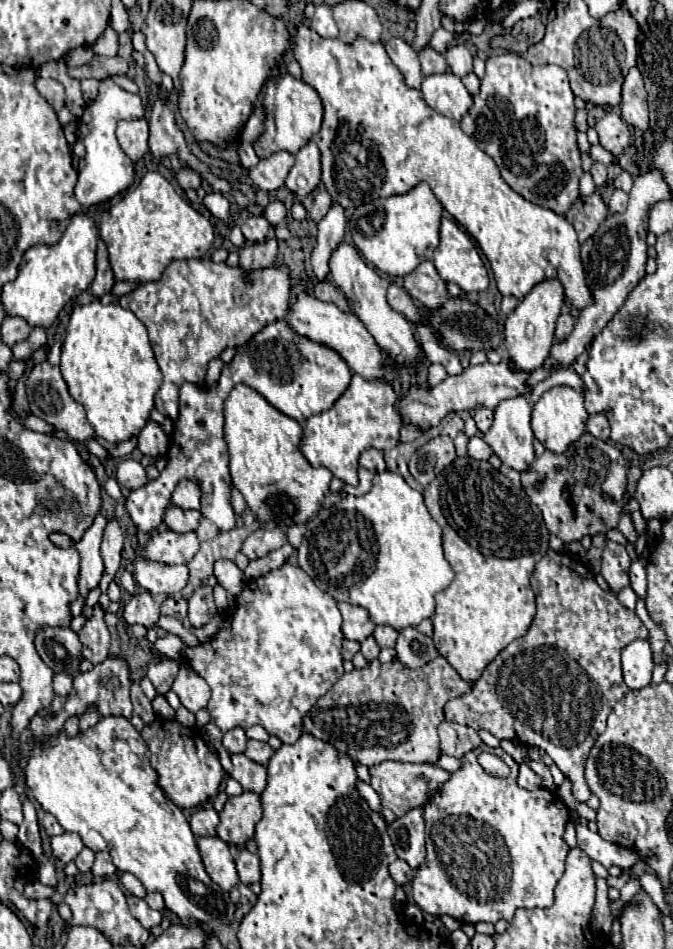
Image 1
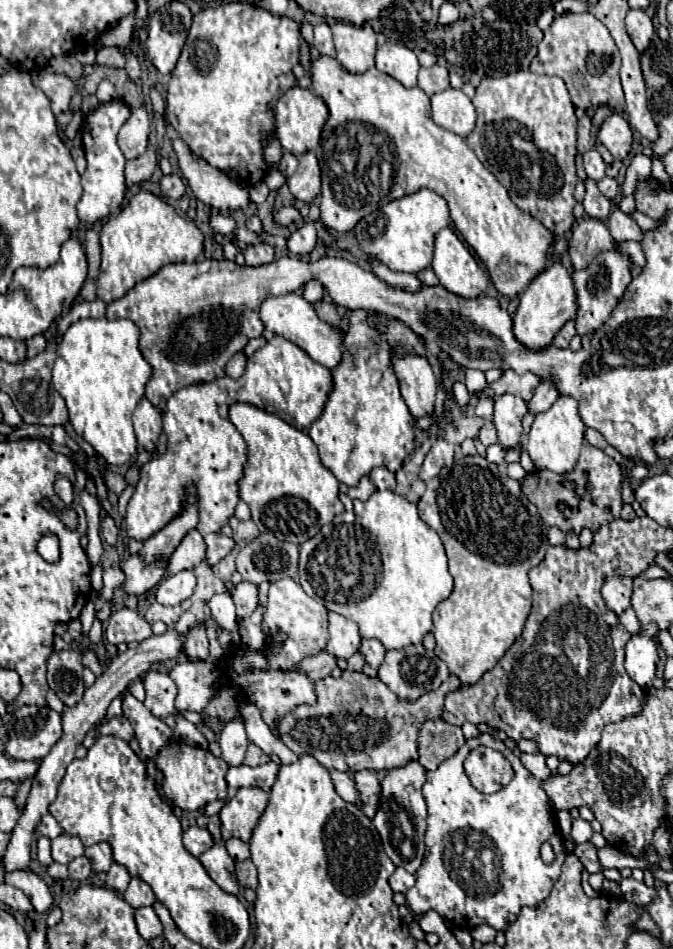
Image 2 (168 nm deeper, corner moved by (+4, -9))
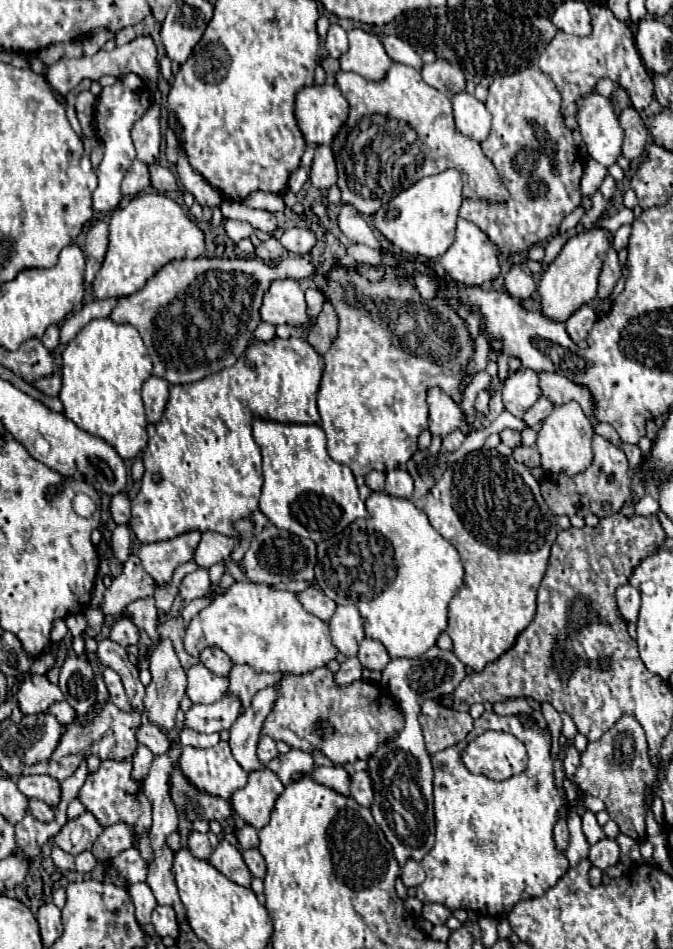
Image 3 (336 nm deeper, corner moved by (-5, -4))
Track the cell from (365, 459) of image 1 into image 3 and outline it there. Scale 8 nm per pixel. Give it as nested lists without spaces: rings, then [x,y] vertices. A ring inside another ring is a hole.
[[[395,469],[395,471],[387,471],[387,483],[385,483],[385,491],[389,495],[395,495],[395,497],[411,497],[413,493],[413,479],[407,471],[401,471],[401,469]]]

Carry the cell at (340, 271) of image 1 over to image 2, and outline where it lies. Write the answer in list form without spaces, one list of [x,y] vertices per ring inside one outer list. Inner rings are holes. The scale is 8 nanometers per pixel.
[[[394,356],[394,370],[400,382],[402,398],[414,418],[432,416],[436,400],[436,376],[432,366],[422,356]]]

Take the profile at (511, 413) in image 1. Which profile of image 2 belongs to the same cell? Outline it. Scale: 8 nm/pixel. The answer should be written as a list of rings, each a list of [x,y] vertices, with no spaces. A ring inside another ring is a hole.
[[[502,394],[494,402],[494,424],[498,430],[498,442],[504,448],[512,448],[522,442],[522,418],[528,412],[526,402],[514,394]]]

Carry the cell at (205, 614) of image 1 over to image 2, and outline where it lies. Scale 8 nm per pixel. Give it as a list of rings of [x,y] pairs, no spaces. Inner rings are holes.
[[[192,630],[192,634],[188,634],[188,642],[186,642],[184,652],[194,660],[206,660],[208,658],[206,630]]]

